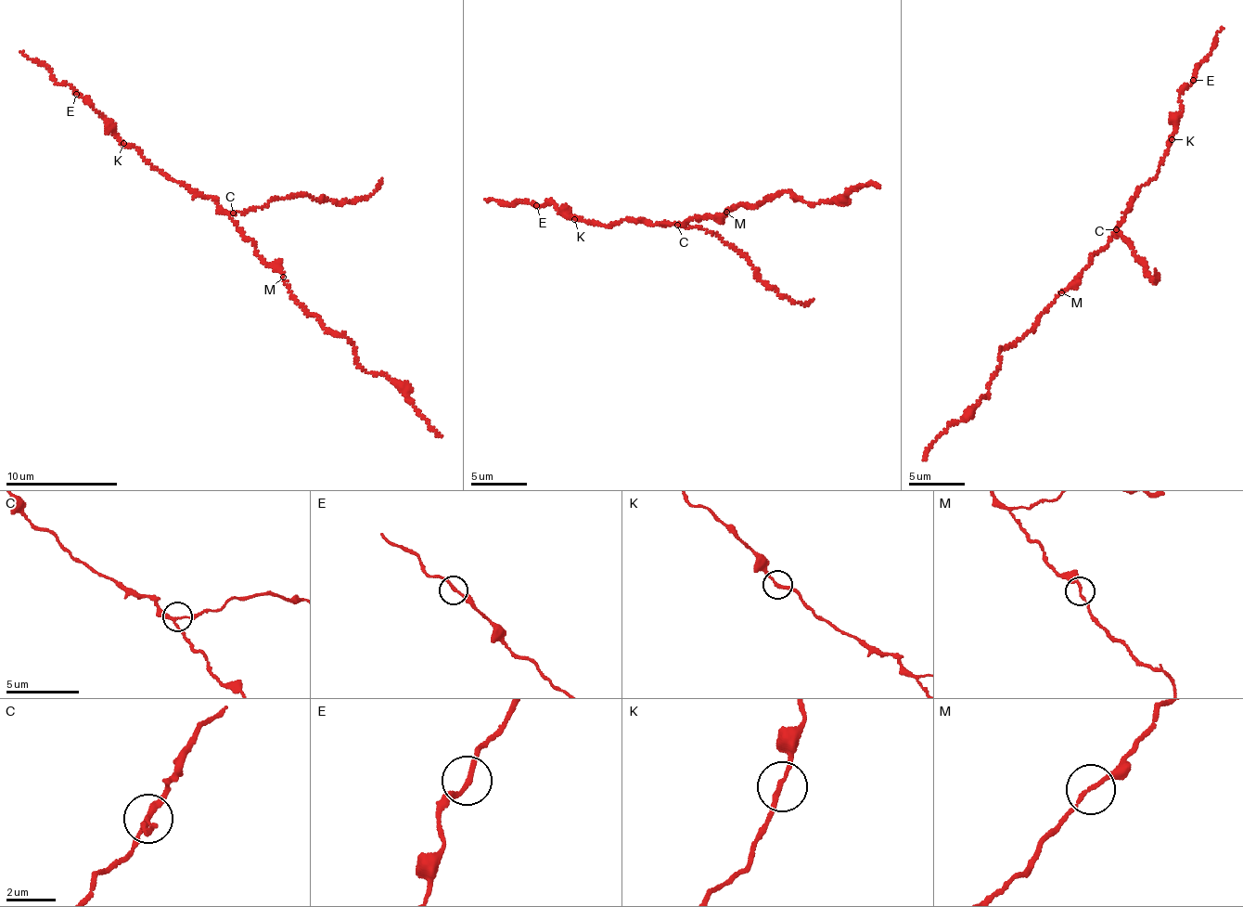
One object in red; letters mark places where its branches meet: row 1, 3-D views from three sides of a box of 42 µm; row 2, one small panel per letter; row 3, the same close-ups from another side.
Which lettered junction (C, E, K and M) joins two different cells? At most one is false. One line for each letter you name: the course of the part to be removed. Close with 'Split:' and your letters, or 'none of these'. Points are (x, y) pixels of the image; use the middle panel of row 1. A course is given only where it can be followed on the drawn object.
C: foreign part runs (678, 224), (716, 233), (749, 260), (762, 281), (791, 301), (813, 299)
Split: C

